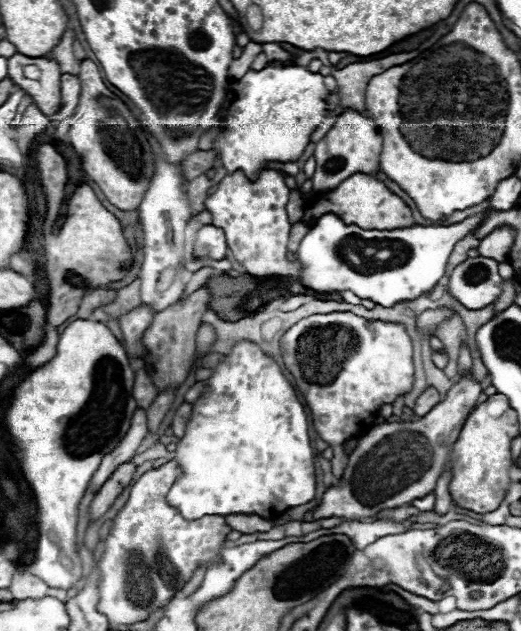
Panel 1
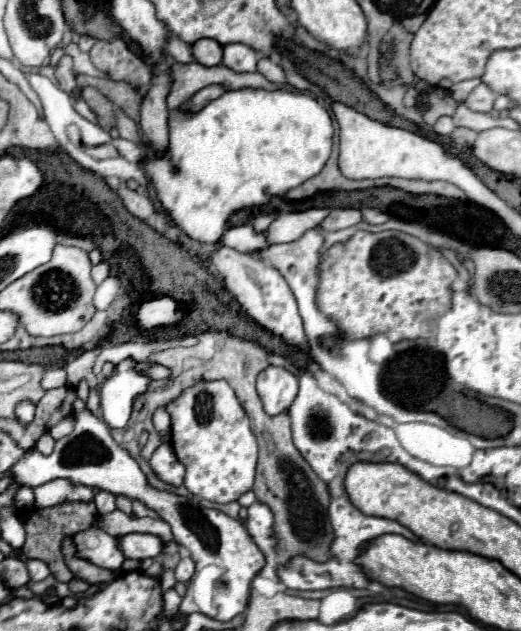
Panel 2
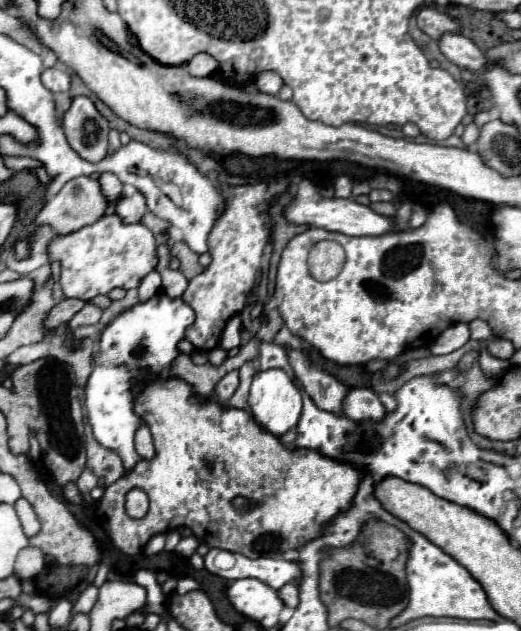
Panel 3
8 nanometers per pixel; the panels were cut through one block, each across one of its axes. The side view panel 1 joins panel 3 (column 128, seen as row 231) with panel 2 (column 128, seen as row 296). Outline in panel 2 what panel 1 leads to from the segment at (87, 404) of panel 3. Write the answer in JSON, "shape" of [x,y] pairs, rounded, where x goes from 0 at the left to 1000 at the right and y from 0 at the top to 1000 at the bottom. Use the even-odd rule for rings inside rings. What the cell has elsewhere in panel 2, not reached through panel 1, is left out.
{"shape":[[[238,571],[223,580],[223,593],[203,602],[192,621],[192,650],[196,662],[211,678],[238,678],[253,637],[265,624],[280,621],[284,599],[265,593],[257,583],[257,571]]]}

